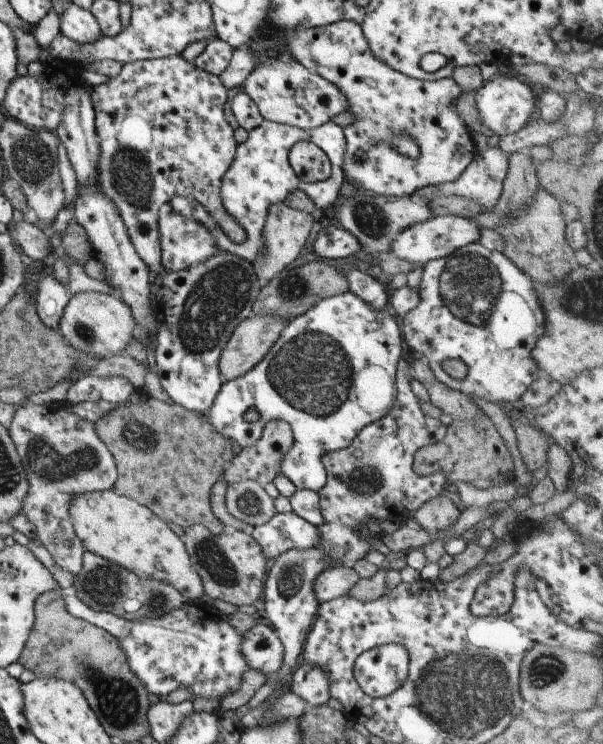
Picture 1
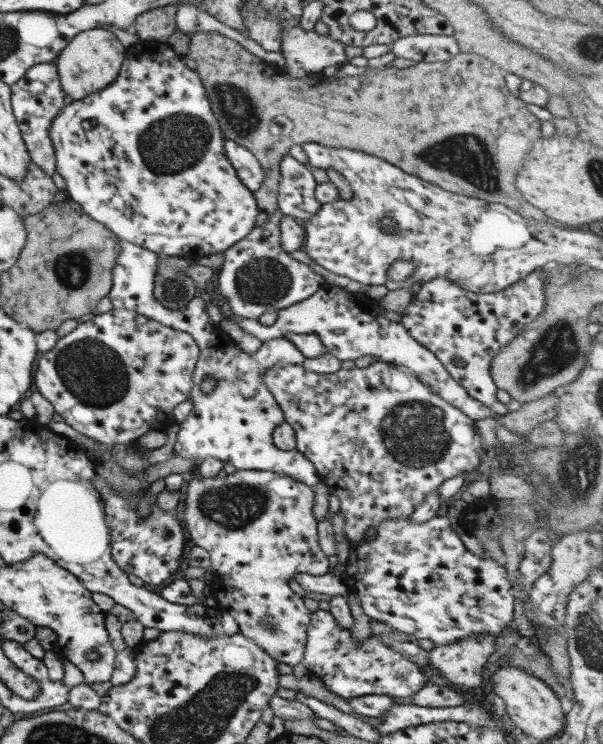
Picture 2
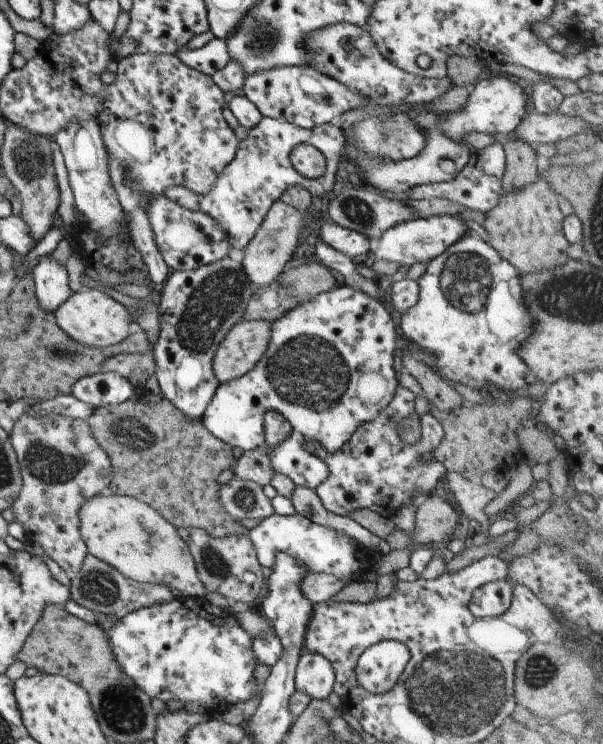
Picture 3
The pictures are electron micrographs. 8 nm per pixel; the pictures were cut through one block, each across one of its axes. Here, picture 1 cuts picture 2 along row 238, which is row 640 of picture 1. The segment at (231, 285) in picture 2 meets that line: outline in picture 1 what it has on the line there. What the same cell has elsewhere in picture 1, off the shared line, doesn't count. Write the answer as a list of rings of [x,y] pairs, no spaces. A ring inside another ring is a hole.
[[[258,623],[242,636],[241,652],[249,668],[276,674],[283,663],[284,647],[273,628]]]

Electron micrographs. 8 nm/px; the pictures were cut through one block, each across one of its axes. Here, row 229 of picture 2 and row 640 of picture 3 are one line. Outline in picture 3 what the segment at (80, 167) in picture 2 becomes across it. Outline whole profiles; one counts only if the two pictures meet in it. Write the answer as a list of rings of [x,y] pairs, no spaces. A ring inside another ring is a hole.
[[[179,596],[166,604],[140,608],[116,619],[116,624],[108,628],[106,634],[110,638],[110,650],[122,672],[132,678],[148,697],[160,698],[170,706],[196,702],[218,716],[231,706],[243,707],[262,689],[254,680],[254,668],[258,662],[252,652],[251,636],[238,624],[231,611],[211,604],[206,598]]]

